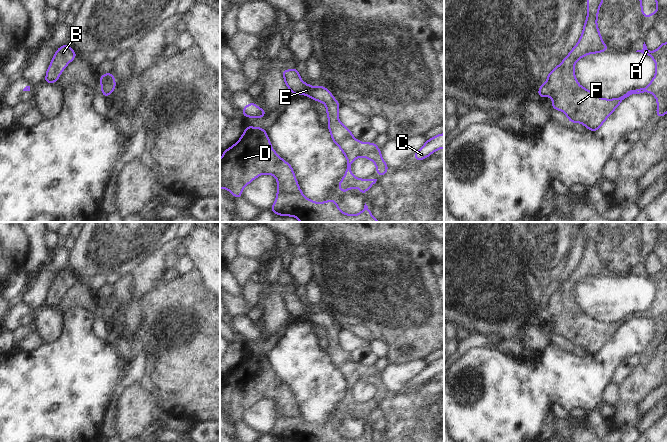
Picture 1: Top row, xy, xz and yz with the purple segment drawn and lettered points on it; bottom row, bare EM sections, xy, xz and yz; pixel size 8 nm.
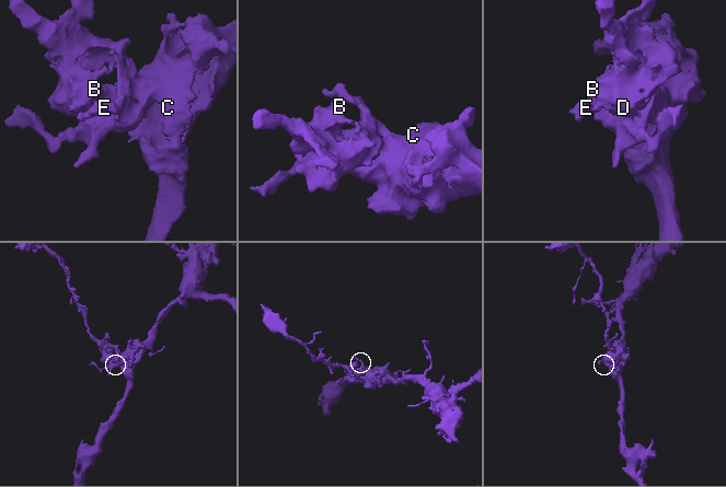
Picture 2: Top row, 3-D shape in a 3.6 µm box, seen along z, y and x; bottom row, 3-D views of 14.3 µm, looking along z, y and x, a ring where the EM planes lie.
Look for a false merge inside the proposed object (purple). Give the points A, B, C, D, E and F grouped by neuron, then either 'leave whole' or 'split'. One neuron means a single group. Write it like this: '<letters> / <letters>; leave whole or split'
A B C D E F; leave whole

